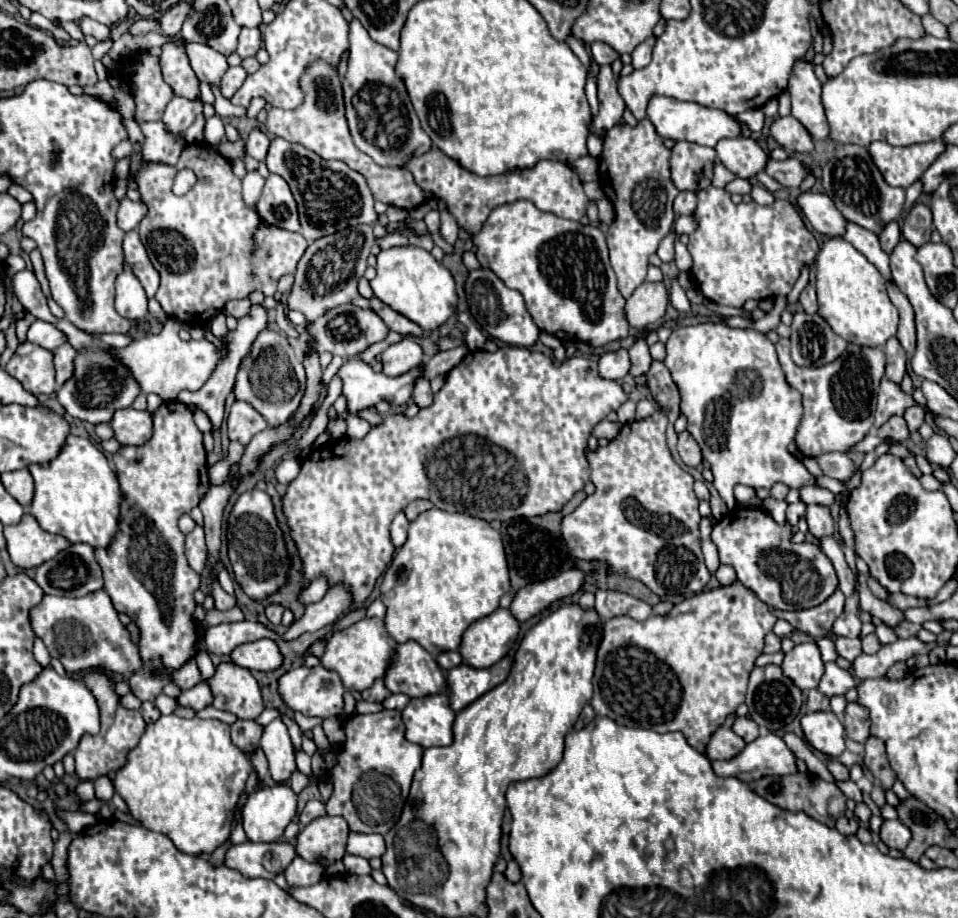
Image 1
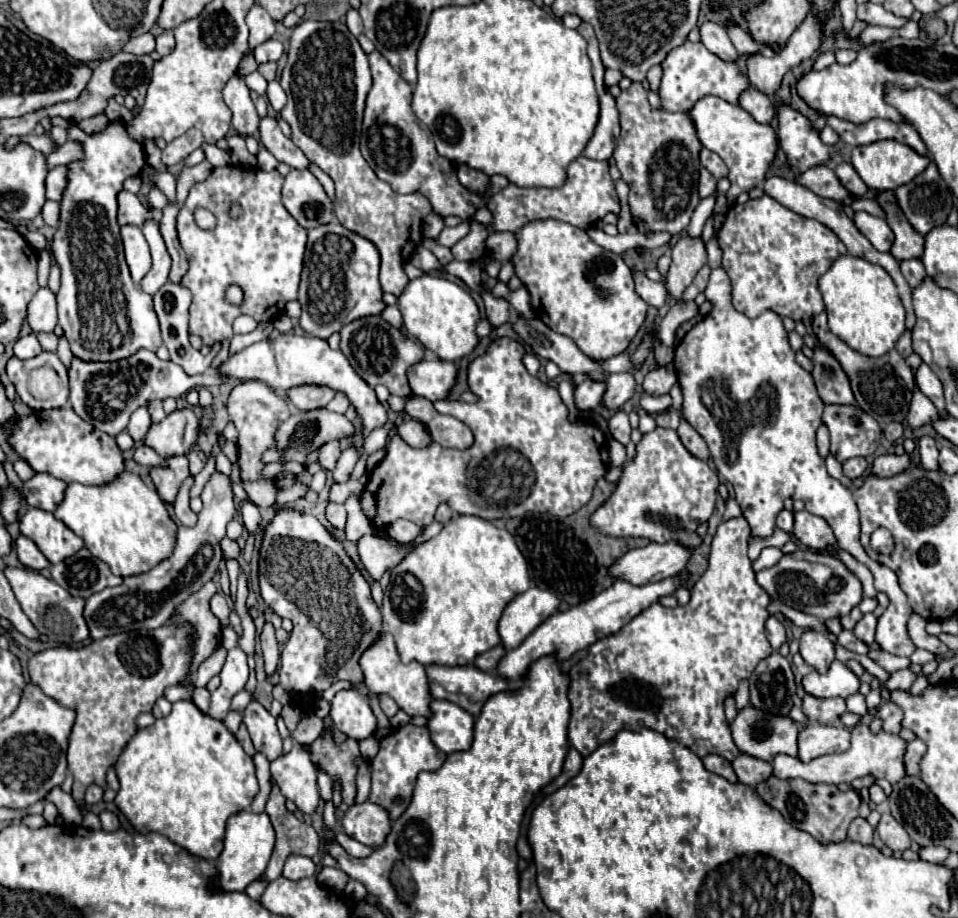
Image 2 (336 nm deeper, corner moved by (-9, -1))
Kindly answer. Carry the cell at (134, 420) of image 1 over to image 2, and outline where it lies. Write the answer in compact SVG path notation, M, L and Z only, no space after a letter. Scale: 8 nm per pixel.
M177 409L163 421L153 423L145 435L145 445L155 449L161 457L187 455L189 447L199 435L199 423L191 409Z

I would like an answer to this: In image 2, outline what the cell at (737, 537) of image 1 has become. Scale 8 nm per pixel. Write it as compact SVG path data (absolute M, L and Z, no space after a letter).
M797 549L795 553L783 555L777 565L755 573L755 579L771 599L819 619L847 615L863 597L861 581L837 557L823 555L813 549Z

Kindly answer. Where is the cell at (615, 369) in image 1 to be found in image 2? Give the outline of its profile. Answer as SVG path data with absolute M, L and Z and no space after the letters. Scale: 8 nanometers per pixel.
M587 379L575 389L575 405L577 409L595 409L603 403L607 383L605 381L593 381Z

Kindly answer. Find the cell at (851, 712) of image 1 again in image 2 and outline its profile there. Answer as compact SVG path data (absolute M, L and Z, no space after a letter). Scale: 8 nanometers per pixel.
M883 703L877 707L875 711L875 719L881 719L883 721L883 731L887 733L899 733L901 731L901 719L903 719L903 713L901 709L895 705L895 703Z

